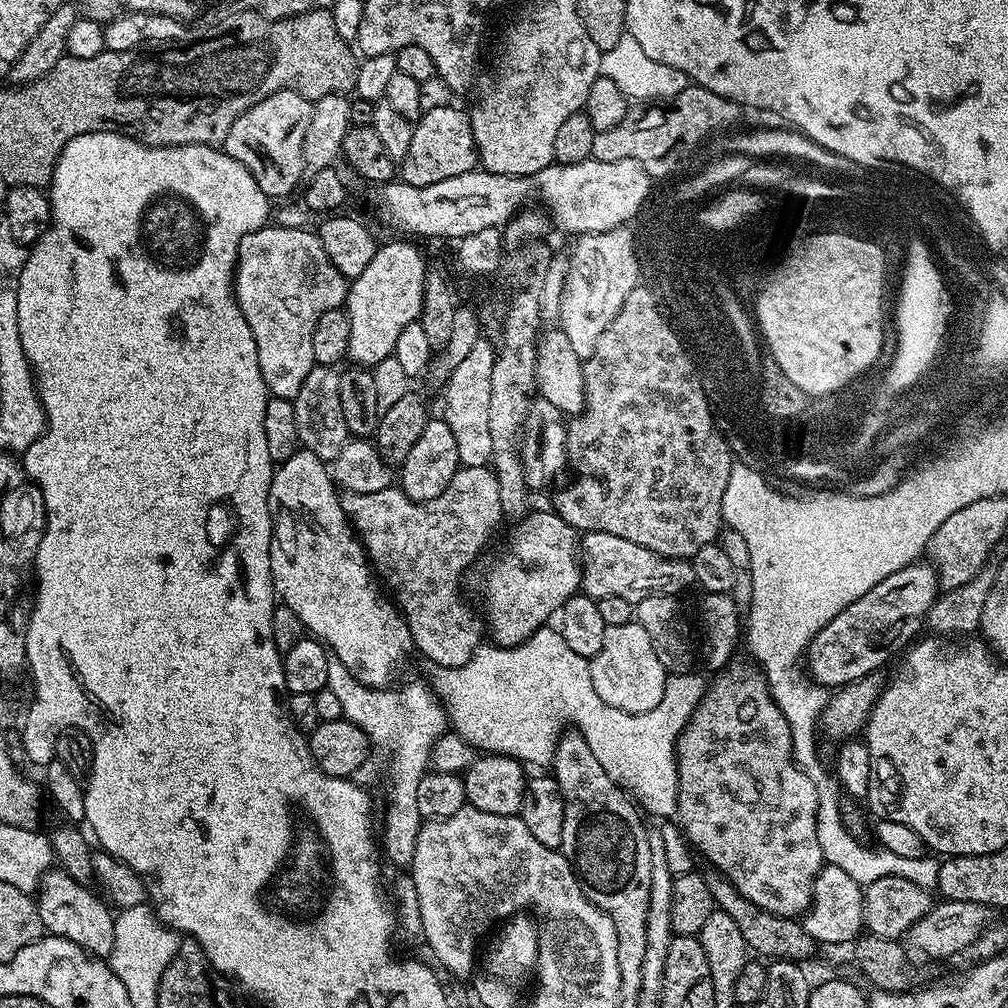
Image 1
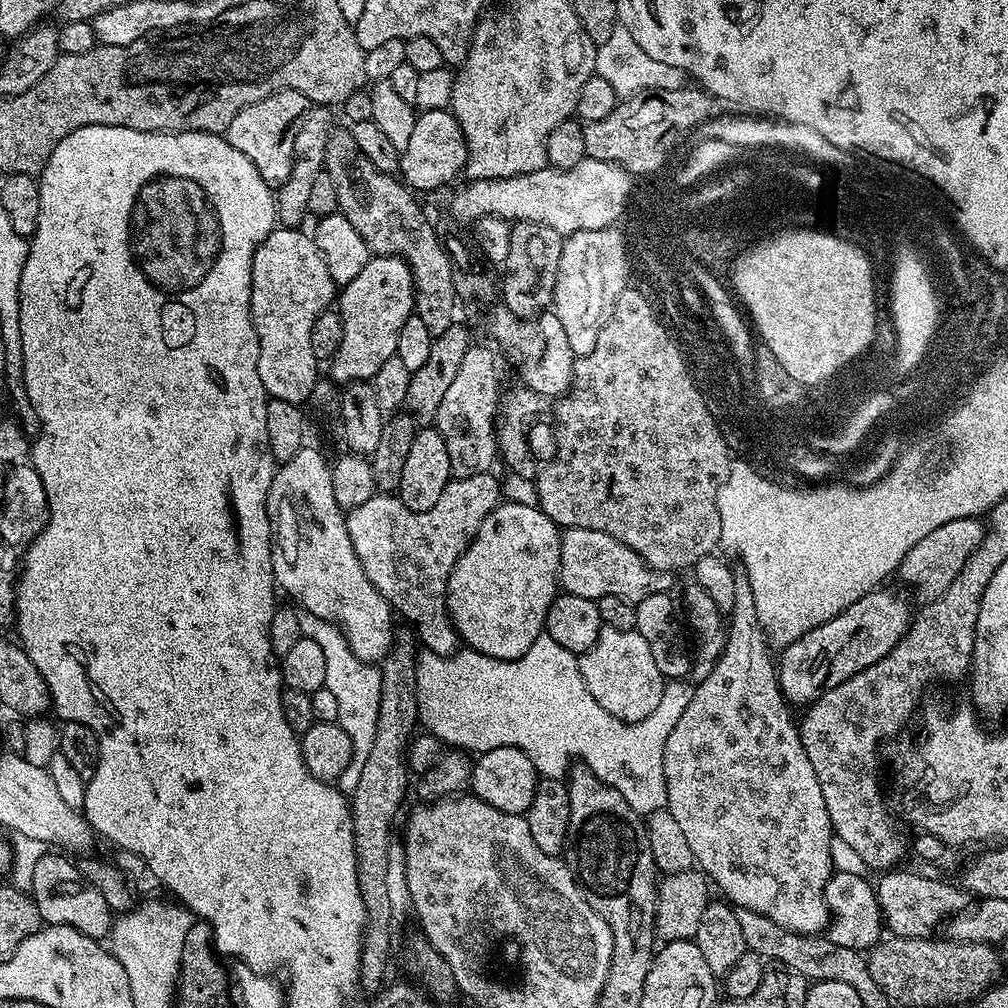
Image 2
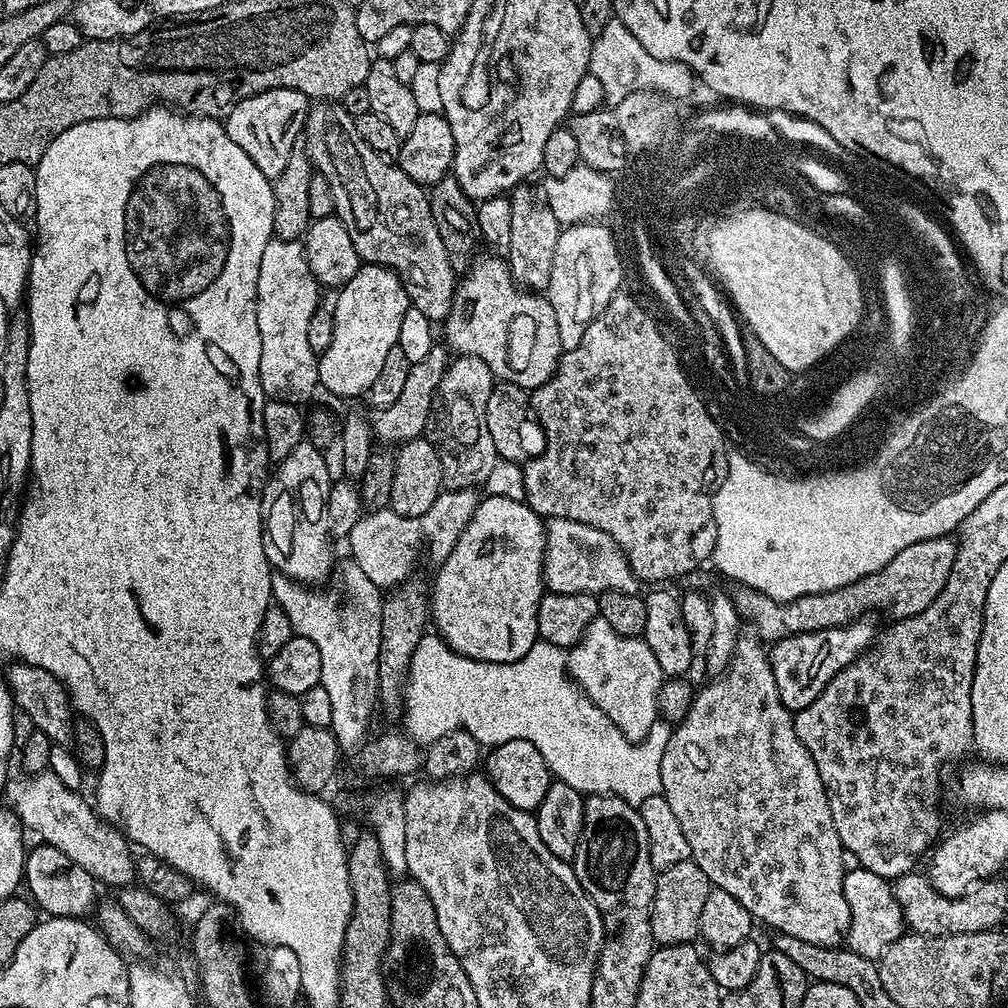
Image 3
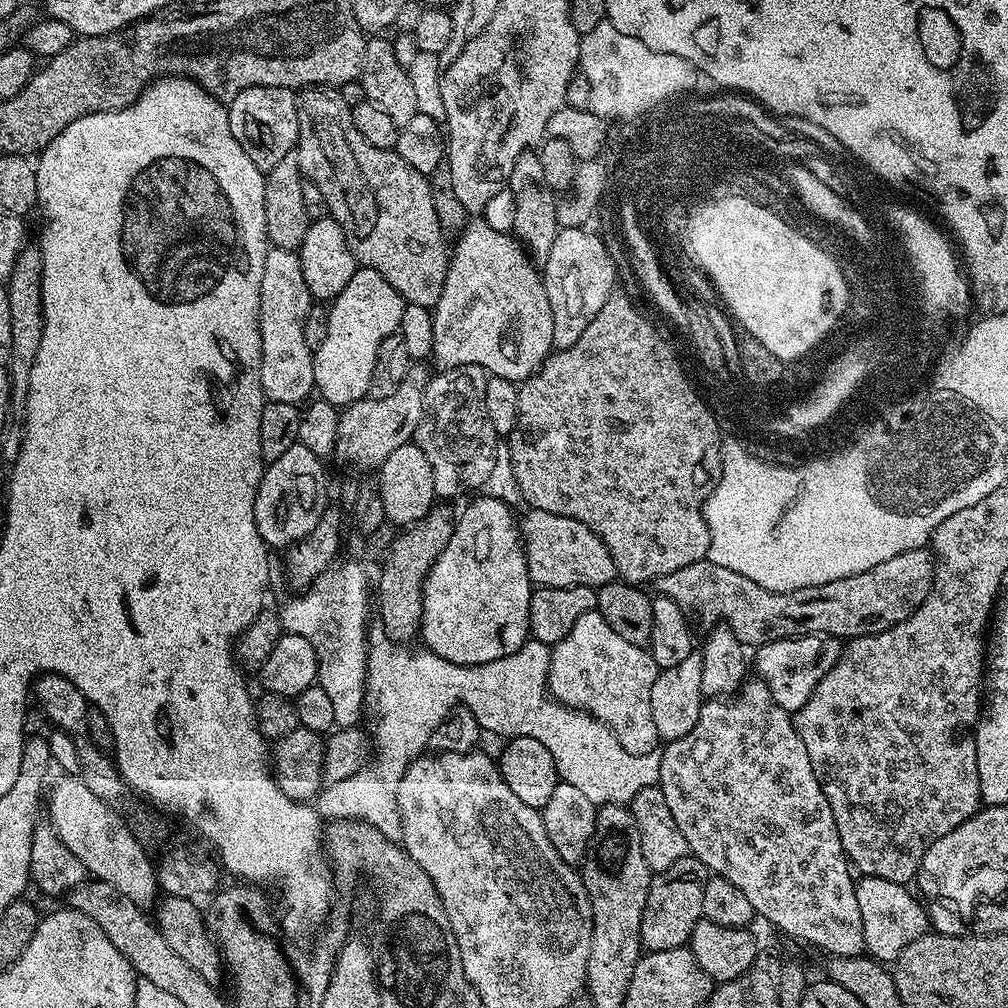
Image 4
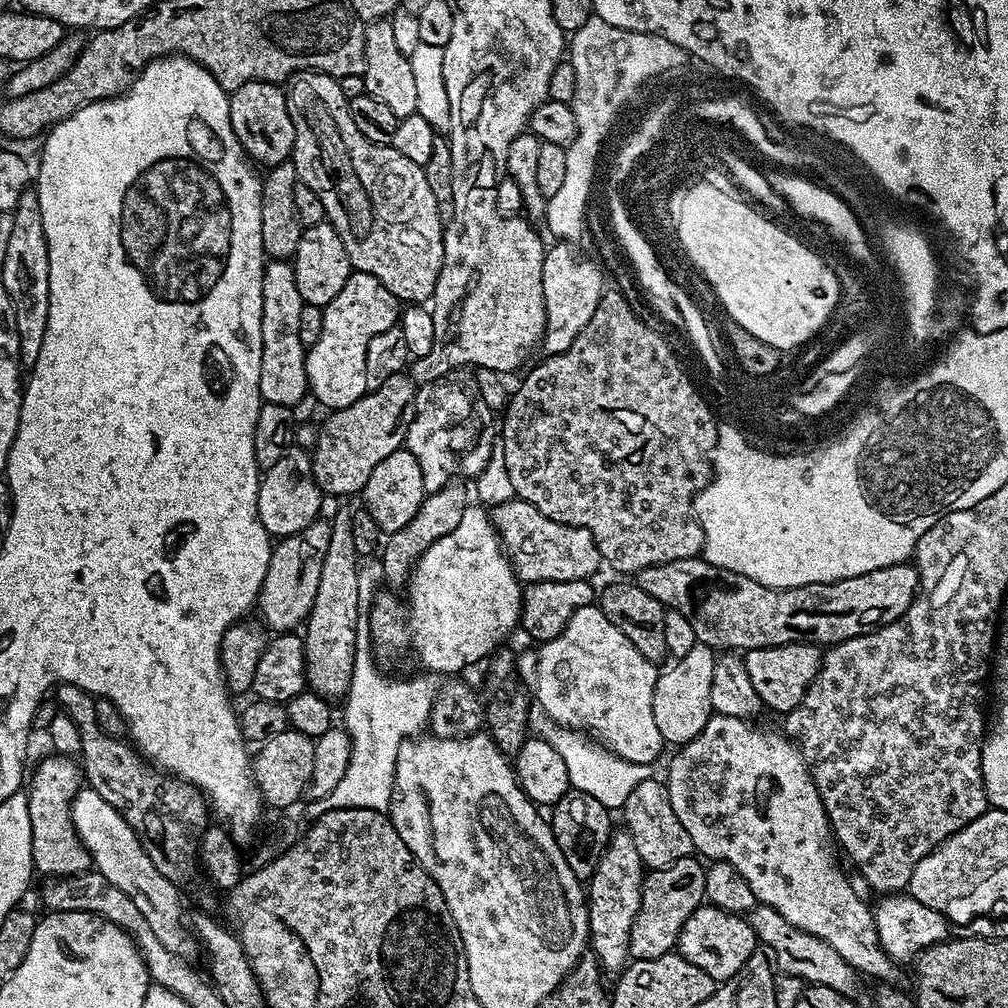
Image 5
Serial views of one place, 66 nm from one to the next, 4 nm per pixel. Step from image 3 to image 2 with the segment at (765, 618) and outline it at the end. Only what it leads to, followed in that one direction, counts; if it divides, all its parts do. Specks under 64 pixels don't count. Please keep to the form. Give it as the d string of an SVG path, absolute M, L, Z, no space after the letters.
M977 517L958 518L954 522L946 522L946 526L938 526L938 530L930 530L930 534L926 534L926 538L918 542L918 546L914 546L904 555L898 576L916 591L921 605L937 600L946 590L946 586L950 586L950 582L954 582L958 574L962 574L962 566L966 566L970 554L974 554L974 550L978 550L982 542L984 529L985 525Z

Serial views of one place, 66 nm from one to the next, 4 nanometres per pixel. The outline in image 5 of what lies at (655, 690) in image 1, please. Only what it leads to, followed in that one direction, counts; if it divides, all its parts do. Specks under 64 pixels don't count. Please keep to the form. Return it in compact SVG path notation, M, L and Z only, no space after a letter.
M593 603L574 613L558 638L550 638L539 645L534 673L536 700L553 725L591 736L618 758L626 758L626 762L652 766L660 751L666 748L651 706L657 675L657 665L644 657L638 646L634 646L634 642L630 642L630 638L626 638L626 634L622 634L622 630L618 630L618 626Z

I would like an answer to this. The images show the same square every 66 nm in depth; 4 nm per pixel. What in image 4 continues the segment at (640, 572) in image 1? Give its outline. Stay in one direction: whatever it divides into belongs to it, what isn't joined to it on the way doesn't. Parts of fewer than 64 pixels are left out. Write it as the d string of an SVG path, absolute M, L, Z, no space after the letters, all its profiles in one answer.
M534 507L527 509L525 516L519 517L520 538L524 541L524 557L528 563L528 576L533 585L541 588L569 588L586 586L601 588L603 584L613 583L618 573L610 550L582 522L566 518L562 514L550 514Z

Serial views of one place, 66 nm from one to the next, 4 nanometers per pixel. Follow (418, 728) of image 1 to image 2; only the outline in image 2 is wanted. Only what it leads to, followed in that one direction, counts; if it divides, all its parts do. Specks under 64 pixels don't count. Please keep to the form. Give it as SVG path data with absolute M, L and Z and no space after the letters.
M301 615L300 634L318 642L318 646L322 646L322 655L326 658L324 687L334 693L334 698L338 702L336 723L342 726L342 730L346 730L346 738L350 738L352 743L352 761L346 766L346 770L342 770L338 781L340 791L350 794L356 788L358 774L364 767L364 760L372 747L372 740L376 737L378 708L382 694L380 670L379 667L358 659L350 650L346 638L341 634L339 628L330 622L320 620L316 616Z

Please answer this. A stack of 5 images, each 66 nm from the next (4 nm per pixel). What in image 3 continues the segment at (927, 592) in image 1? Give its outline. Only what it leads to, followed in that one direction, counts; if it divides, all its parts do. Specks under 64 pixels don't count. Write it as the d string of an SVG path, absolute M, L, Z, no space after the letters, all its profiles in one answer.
M861 618L843 624L837 628L827 628L817 632L799 632L796 636L787 636L775 641L770 648L772 673L778 686L778 694L788 711L801 712L833 678L850 662L854 662L868 648L876 643L878 627L872 618Z

